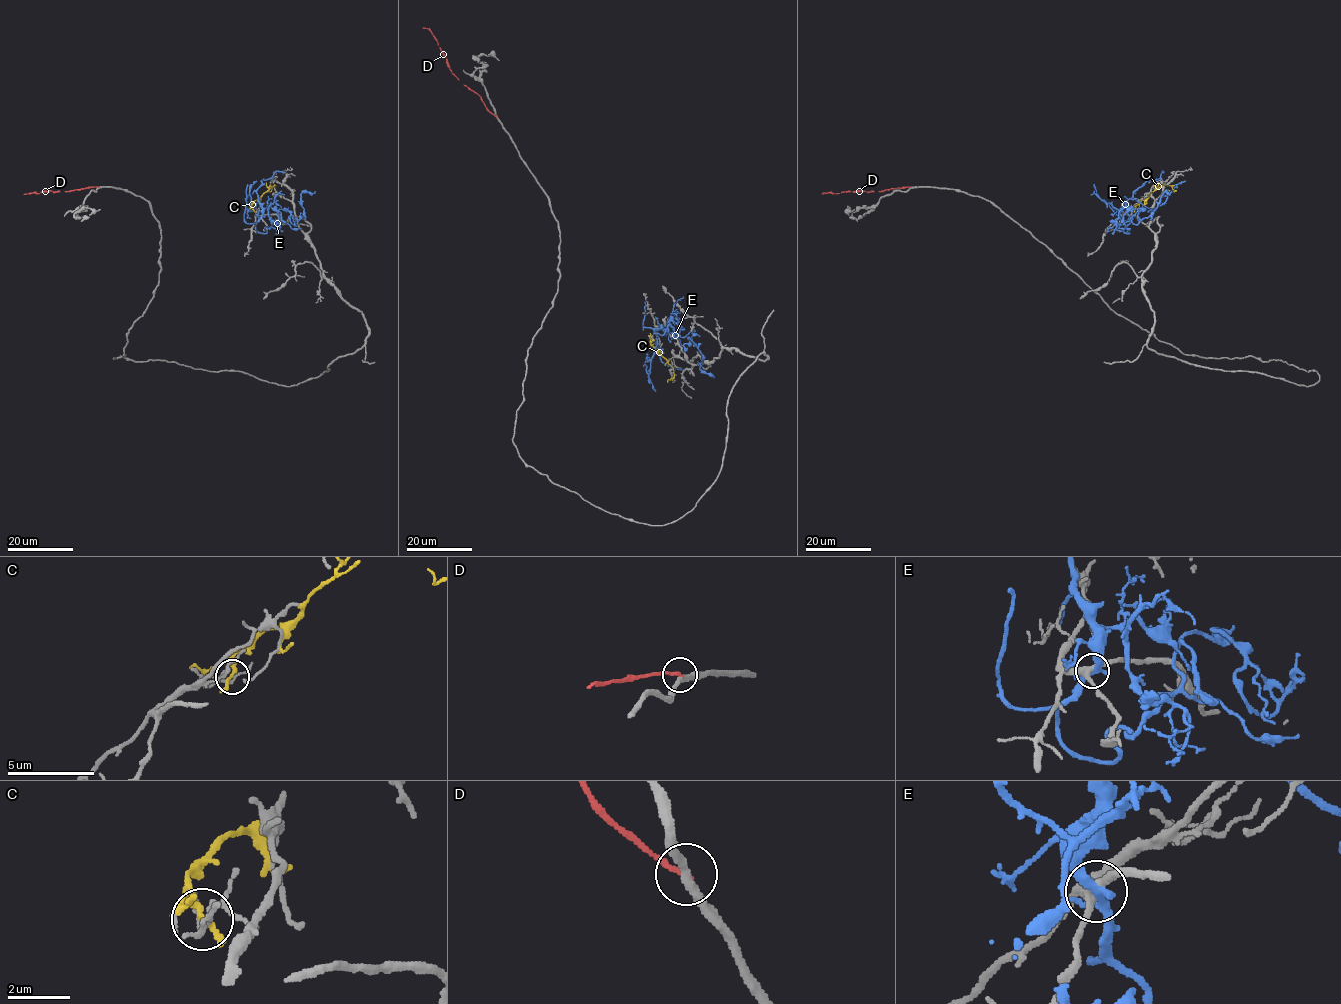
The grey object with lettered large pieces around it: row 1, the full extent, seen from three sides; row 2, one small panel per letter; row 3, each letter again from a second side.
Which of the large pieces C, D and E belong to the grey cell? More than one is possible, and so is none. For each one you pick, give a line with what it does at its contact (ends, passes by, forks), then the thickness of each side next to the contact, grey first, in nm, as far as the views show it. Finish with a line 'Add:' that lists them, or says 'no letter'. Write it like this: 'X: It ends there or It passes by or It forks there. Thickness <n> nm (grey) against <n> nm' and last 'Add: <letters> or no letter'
Add: no letter

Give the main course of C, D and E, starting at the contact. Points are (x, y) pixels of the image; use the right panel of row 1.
C: (1135, 209), (1137, 204), (1163, 184), (1176, 190)
D: (911, 187), (821, 194)
E: (1122, 216), (1125, 206), (1127, 211), (1138, 208), (1132, 221), (1137, 224), (1156, 207), (1165, 192), (1171, 191)

